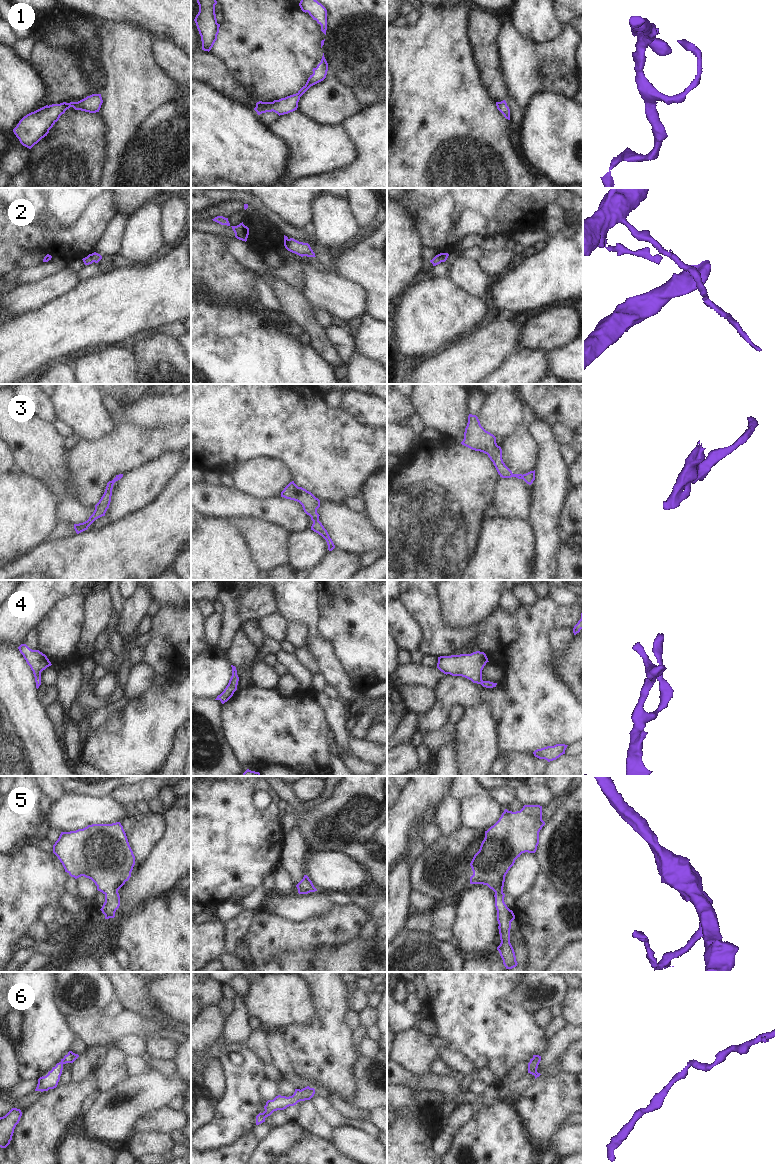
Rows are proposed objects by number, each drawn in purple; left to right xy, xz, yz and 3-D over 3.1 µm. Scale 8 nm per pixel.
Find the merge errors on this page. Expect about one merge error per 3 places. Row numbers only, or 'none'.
none

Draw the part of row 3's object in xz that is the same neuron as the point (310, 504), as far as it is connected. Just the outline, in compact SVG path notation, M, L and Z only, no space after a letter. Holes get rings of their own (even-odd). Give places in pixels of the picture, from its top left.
M294 481L290 482L281 492L281 497L299 502L304 512L311 517L313 524L311 530L321 535L327 542L328 550L332 551L335 545L330 538L327 530L319 521L319 514L317 509L320 507L320 500L316 498L311 492L302 487L298 487Z

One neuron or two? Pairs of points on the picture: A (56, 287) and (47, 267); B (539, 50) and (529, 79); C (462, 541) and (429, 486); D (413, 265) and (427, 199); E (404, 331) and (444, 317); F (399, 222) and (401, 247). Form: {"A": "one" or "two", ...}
{"A": "two", "B": "one", "C": "one", "D": "two", "E": "one", "F": "one"}

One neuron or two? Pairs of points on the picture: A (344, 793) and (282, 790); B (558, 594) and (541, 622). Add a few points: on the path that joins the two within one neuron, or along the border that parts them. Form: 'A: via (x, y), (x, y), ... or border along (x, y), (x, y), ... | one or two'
A: via (328, 809), (321, 816), (304, 816), (296, 806) | one
B: border along (549, 595), (558, 604), (572, 604) | two

